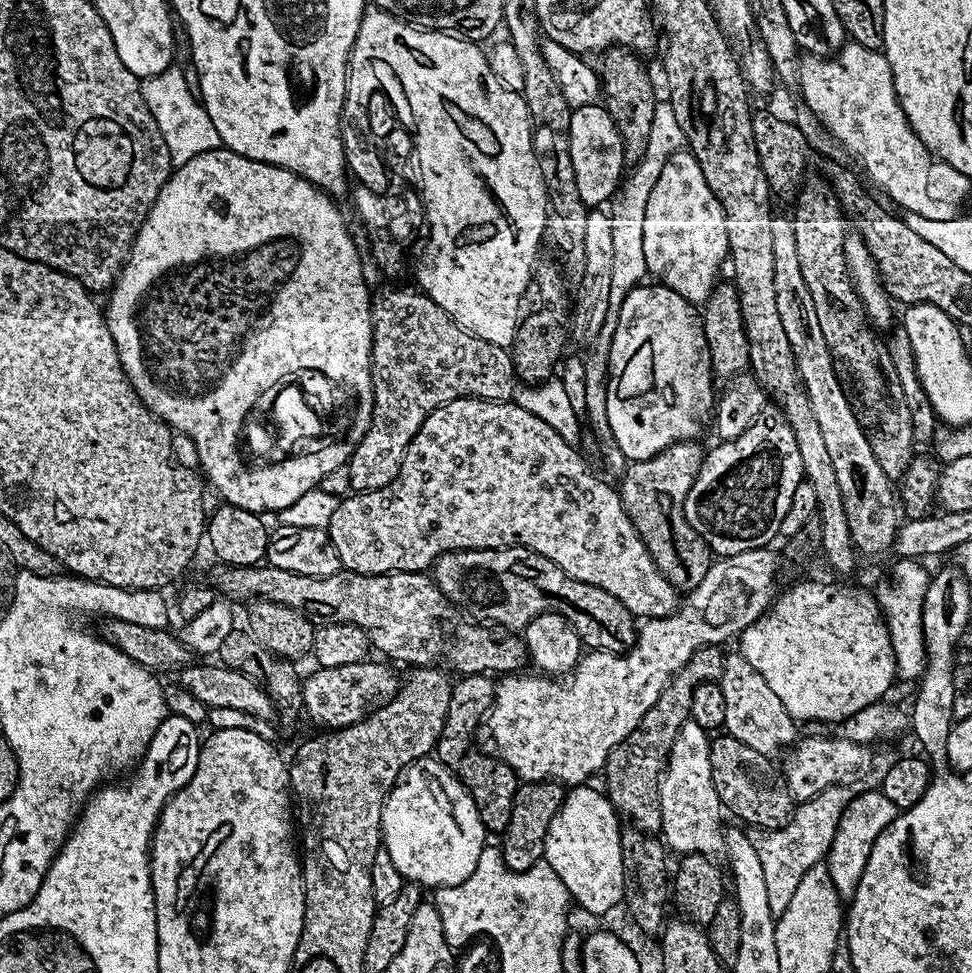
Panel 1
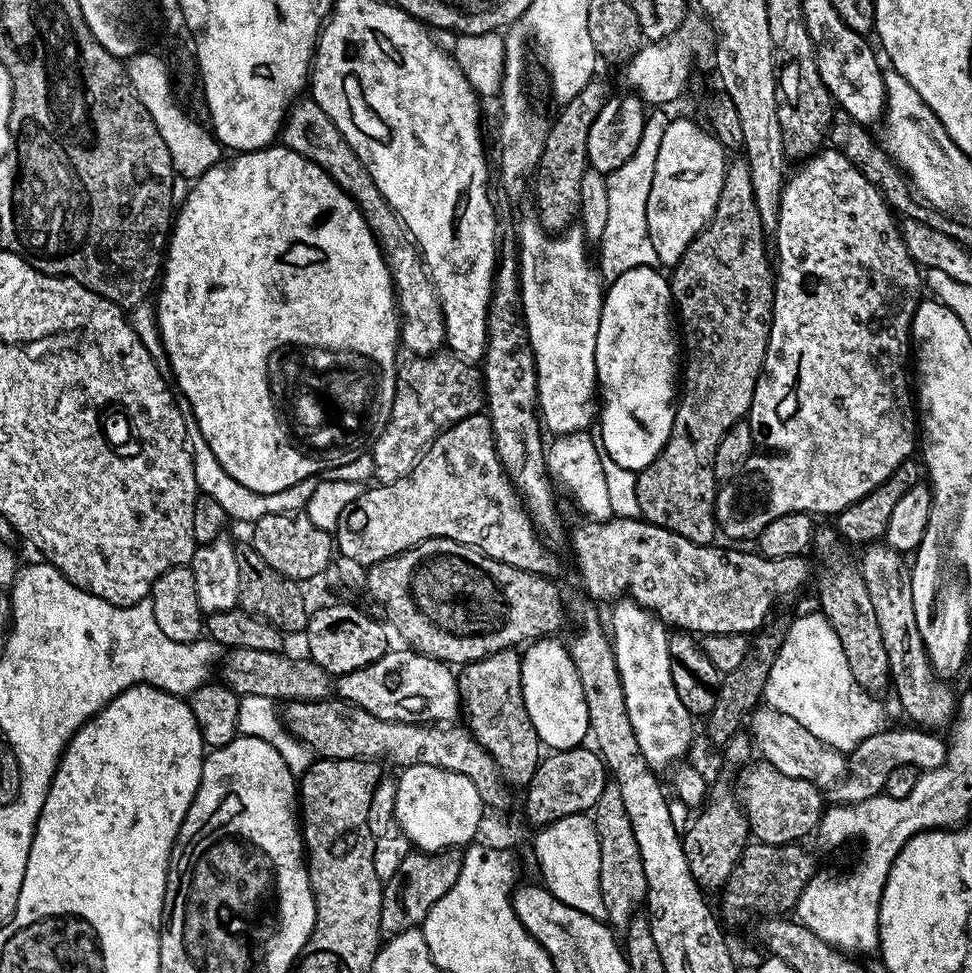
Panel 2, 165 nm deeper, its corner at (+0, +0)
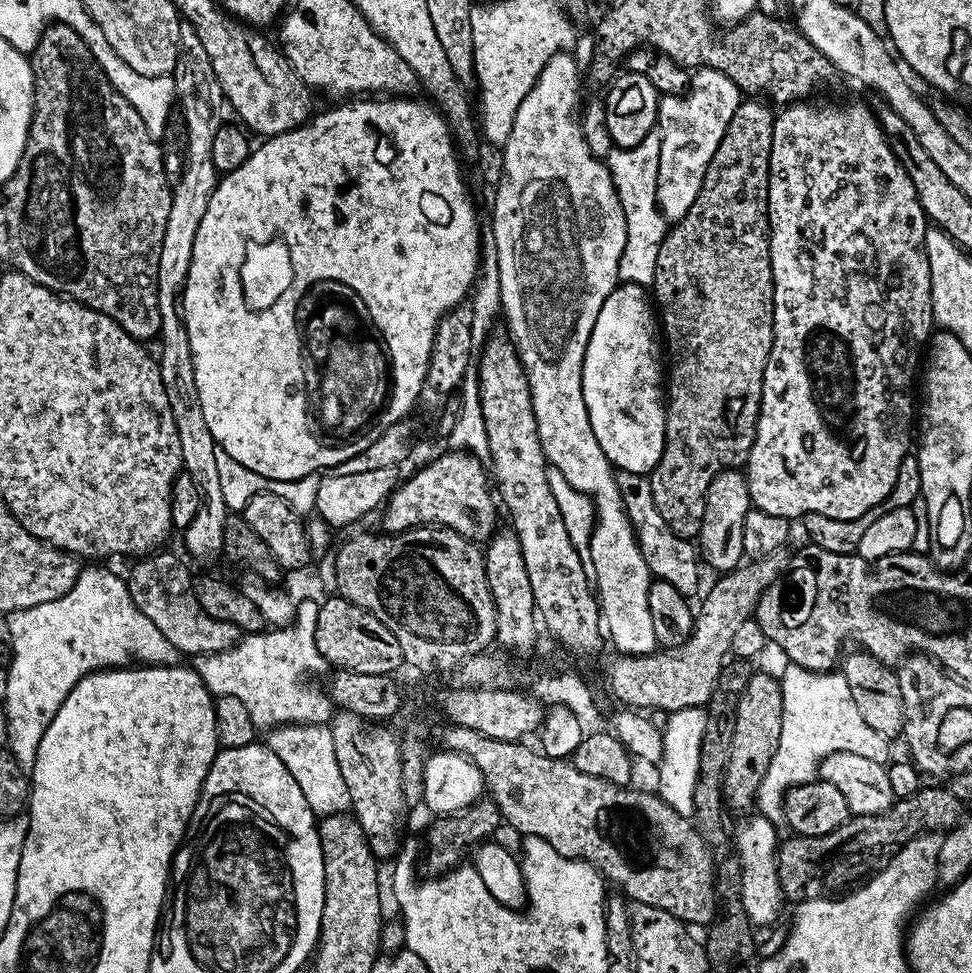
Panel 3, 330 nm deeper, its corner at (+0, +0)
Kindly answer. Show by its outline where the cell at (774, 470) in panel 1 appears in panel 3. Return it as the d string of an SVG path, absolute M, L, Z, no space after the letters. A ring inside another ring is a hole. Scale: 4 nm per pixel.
M793 102L781 107L775 113L772 125L772 149L768 159L768 249L772 259L772 345L764 371L762 382L762 402L760 403L760 417L756 427L754 446L748 455L746 475L748 478L748 493L752 499L752 507L762 510L766 514L778 514L789 518L803 518L806 514L826 514L826 518L842 518L853 520L862 518L874 506L878 506L892 492L894 482L898 478L898 466L902 466L905 456L909 455L908 443L914 440L914 412L912 416L912 400L908 397L907 388L911 386L912 379L916 376L916 363L921 363L922 349L928 343L928 337L934 331L932 318L932 287L930 286L930 266L928 265L928 252L924 249L924 234L930 224L926 219L922 206L916 200L915 188L907 177L907 172L896 160L894 152L888 142L884 129L880 127L877 113L864 104L808 104L812 102Z

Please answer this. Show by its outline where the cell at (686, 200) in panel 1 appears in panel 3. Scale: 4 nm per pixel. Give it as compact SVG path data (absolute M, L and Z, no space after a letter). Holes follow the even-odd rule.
M701 67L691 77L691 87L683 95L659 97L659 127L664 127L660 136L660 157L656 179L656 203L659 204L665 221L675 222L688 213L690 206L704 189L706 170L734 110L738 110L742 93L738 85L716 68Z

